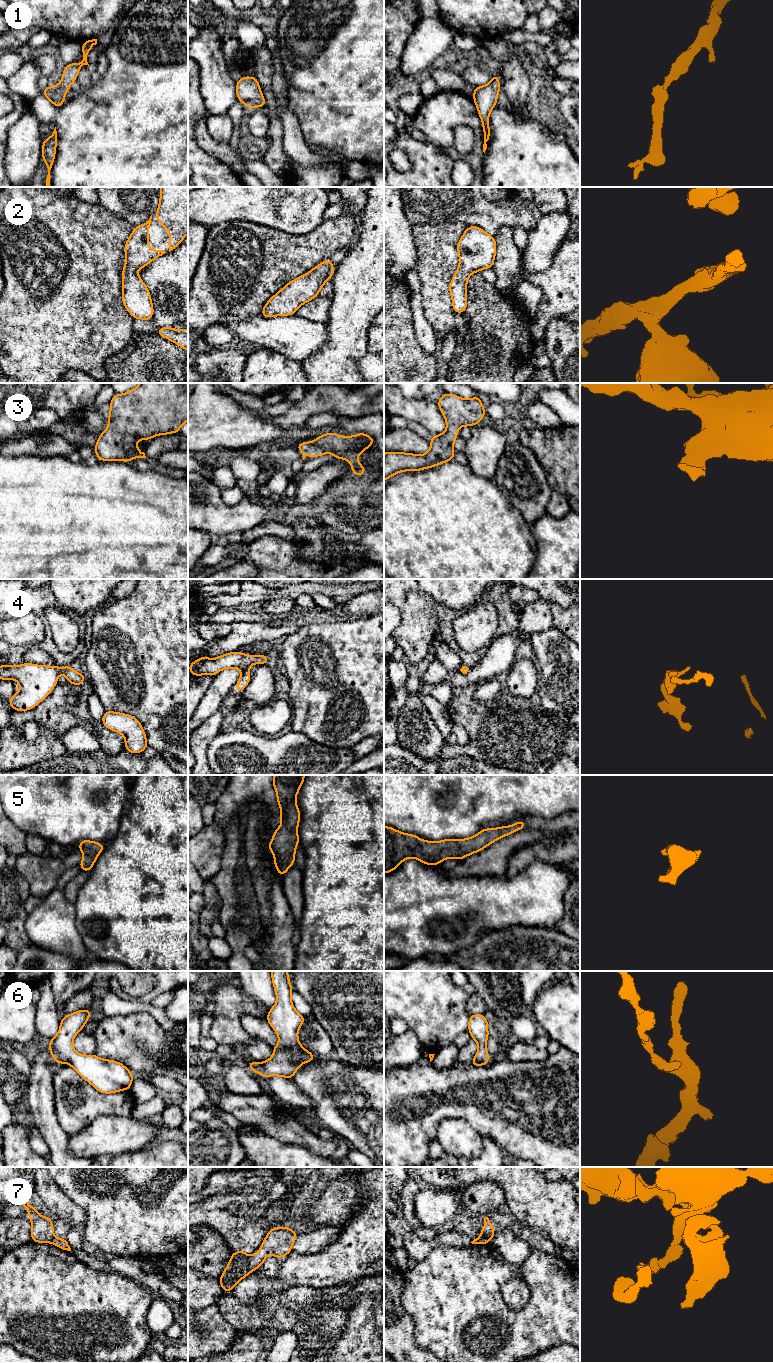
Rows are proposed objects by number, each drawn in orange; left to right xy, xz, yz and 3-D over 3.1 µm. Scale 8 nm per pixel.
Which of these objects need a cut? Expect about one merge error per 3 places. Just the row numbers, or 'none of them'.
7

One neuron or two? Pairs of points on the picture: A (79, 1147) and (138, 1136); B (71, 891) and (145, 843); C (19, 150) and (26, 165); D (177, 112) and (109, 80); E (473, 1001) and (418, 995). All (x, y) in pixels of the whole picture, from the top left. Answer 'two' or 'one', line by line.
A: one
B: two
C: one
D: one
E: two

